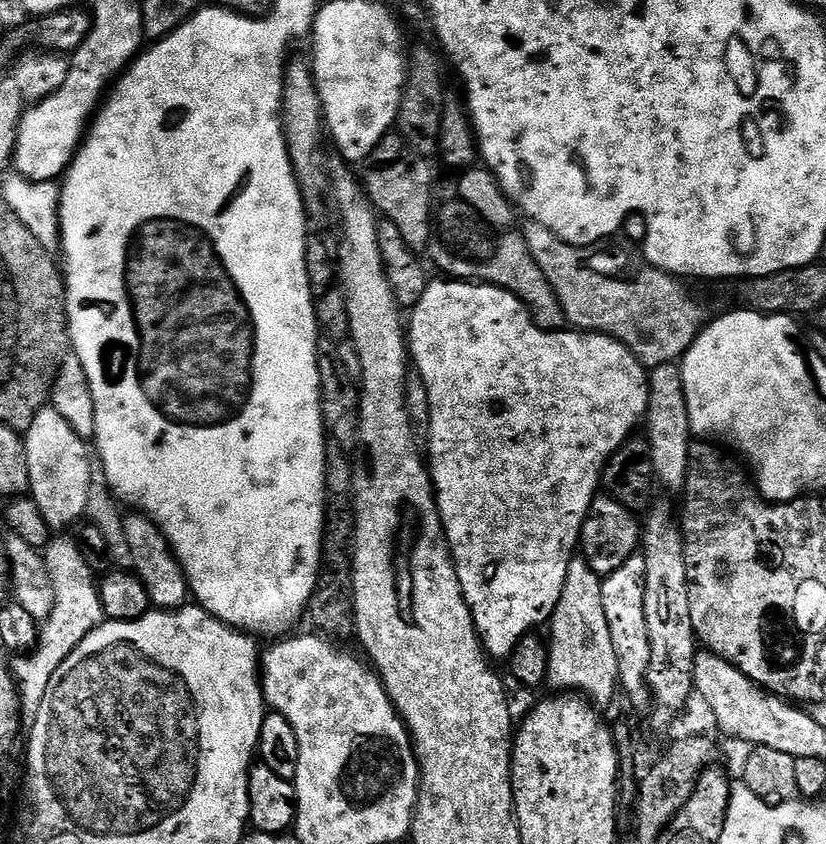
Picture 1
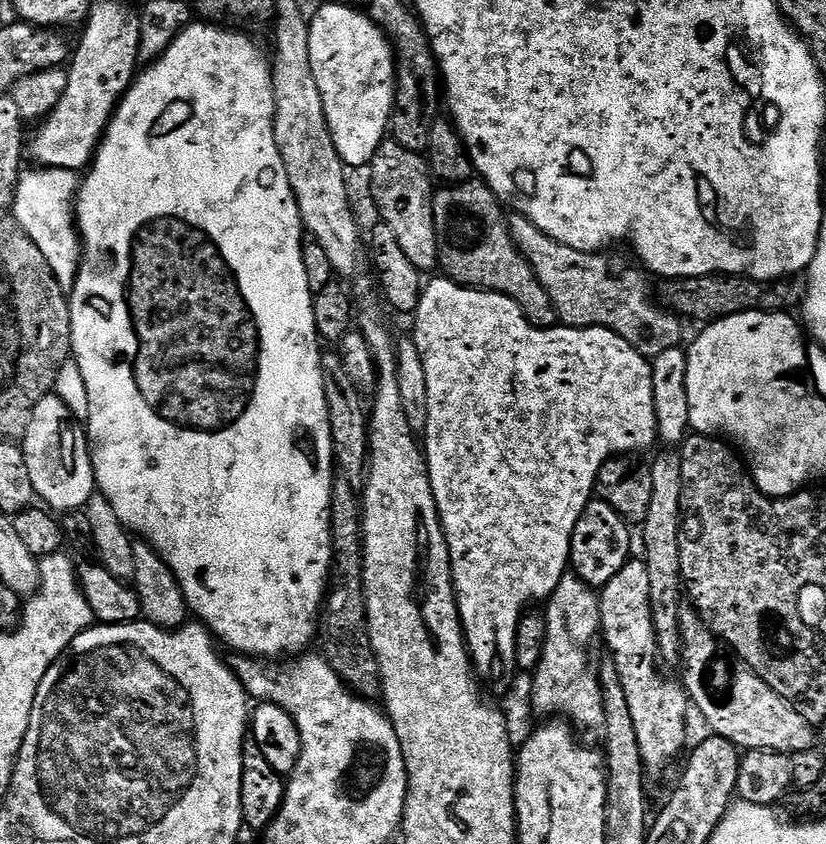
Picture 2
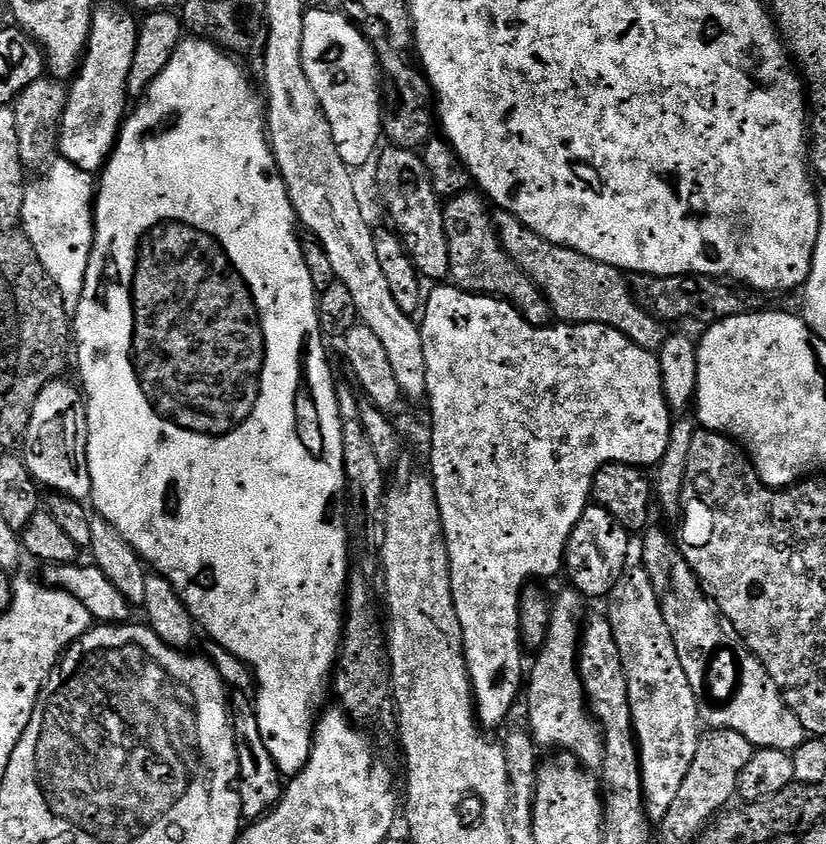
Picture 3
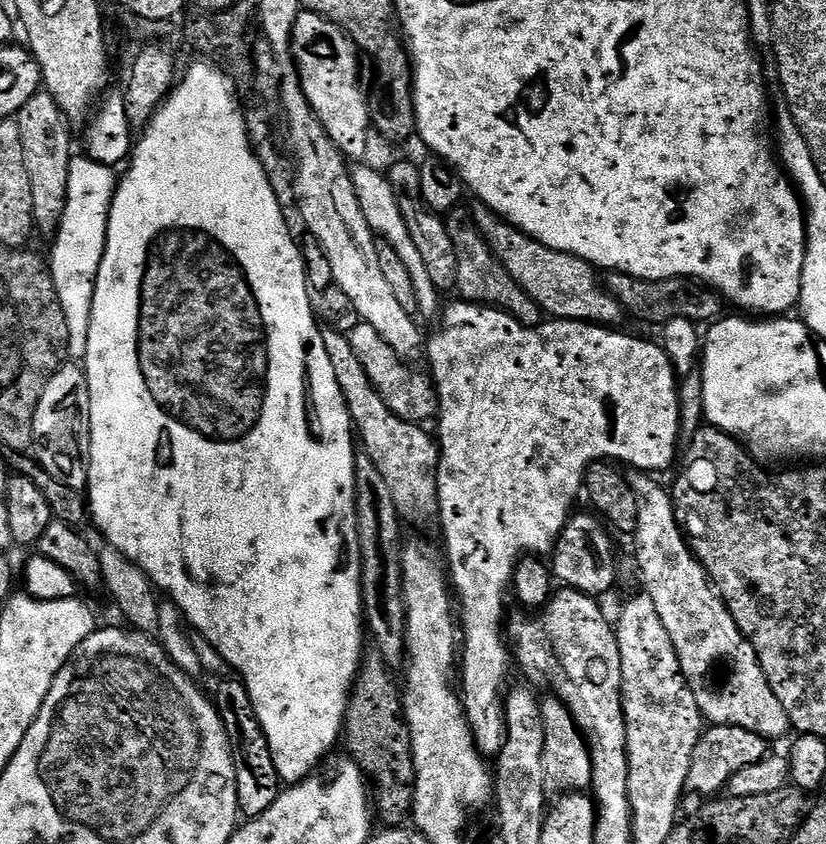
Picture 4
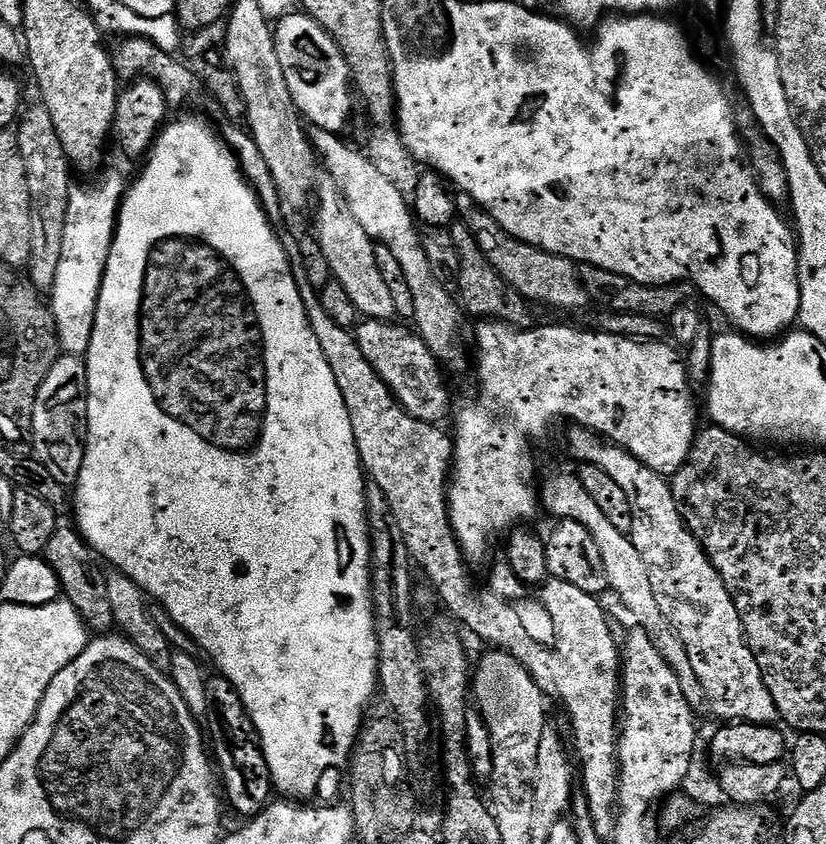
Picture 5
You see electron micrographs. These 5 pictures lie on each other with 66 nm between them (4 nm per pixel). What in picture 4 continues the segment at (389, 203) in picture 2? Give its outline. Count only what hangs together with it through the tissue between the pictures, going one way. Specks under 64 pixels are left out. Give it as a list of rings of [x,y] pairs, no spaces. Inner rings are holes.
[[[400,160],[392,169],[387,169],[386,175],[398,198],[398,210],[402,210],[402,218],[406,218],[406,230],[410,230],[410,238],[414,238],[414,247],[418,249],[418,255],[430,273],[430,282],[434,282],[437,292],[451,293],[458,282],[458,254],[454,254],[454,242],[450,242],[445,217],[441,213],[433,212],[420,193],[422,178],[419,167],[408,160]]]

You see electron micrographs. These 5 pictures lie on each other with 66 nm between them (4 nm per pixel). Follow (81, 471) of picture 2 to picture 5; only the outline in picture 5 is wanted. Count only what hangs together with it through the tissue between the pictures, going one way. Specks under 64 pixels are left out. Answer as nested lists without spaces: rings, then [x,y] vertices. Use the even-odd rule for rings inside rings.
[[[63,353],[58,356],[54,366],[47,372],[46,378],[42,382],[42,386],[39,387],[39,392],[36,395],[34,418],[32,419],[32,435],[30,444],[33,444],[34,450],[32,450],[35,459],[40,460],[50,474],[54,475],[54,478],[58,482],[72,486],[75,485],[77,478],[80,476],[82,462],[84,461],[84,446],[87,443],[88,434],[88,367],[87,363],[79,356],[73,356],[73,354]]]

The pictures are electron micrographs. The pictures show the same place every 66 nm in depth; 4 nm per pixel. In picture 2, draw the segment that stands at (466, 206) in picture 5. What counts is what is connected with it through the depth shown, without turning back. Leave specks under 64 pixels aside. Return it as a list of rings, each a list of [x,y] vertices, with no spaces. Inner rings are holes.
[[[521,212],[511,213],[510,227],[518,250],[526,262],[530,262],[534,274],[538,274],[538,282],[542,282],[546,294],[550,294],[550,302],[554,302],[558,310],[561,325],[609,328],[626,338],[638,354],[649,358],[665,353],[671,347],[681,347],[681,317],[658,303],[654,288],[648,285],[649,277],[639,267],[631,268],[626,261],[608,256],[612,254],[574,250],[550,238],[550,234],[542,234],[542,230]]]

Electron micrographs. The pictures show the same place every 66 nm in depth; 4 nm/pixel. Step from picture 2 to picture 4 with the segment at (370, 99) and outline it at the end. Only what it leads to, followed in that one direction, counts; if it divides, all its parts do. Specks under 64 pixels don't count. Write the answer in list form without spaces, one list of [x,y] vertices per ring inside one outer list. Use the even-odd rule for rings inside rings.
[[[302,10],[297,14],[292,31],[292,58],[300,76],[301,88],[326,134],[337,145],[343,157],[352,162],[363,161],[360,159],[368,152],[370,100],[366,92],[364,96],[364,88],[360,85],[361,57],[356,45],[325,16]]]

